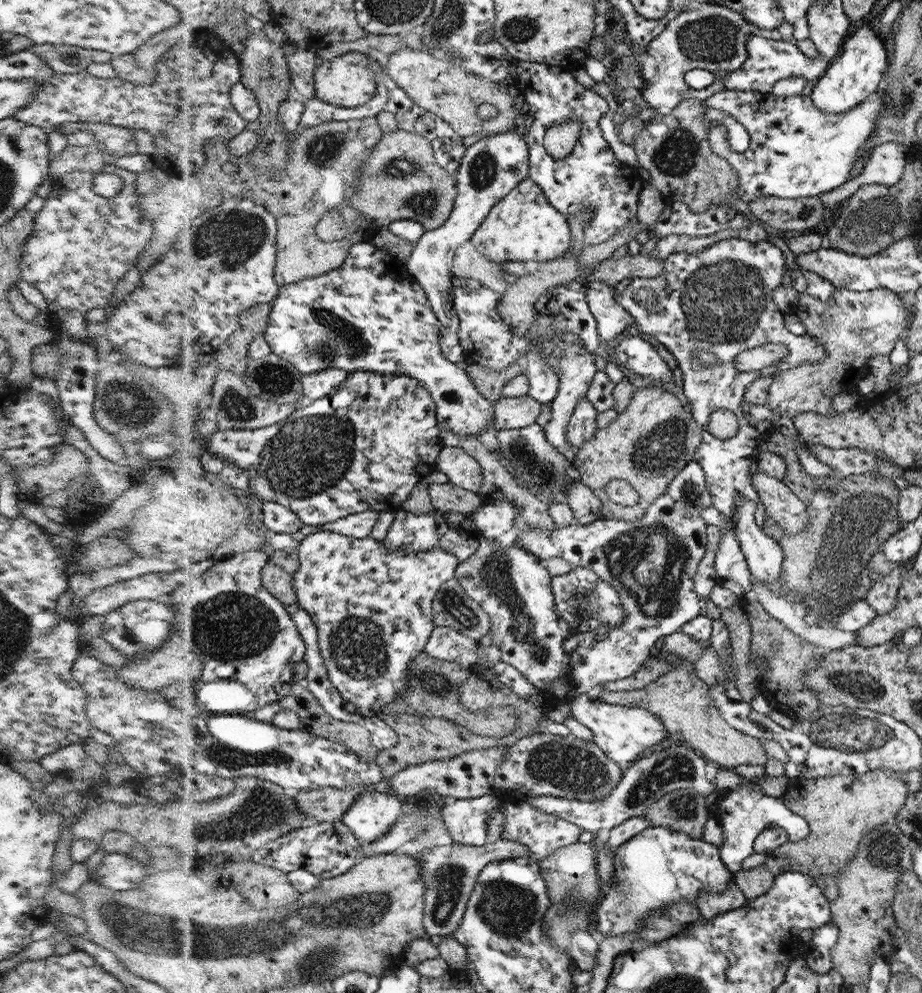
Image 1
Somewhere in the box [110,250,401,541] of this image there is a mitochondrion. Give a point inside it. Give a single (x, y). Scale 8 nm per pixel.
(305, 456)

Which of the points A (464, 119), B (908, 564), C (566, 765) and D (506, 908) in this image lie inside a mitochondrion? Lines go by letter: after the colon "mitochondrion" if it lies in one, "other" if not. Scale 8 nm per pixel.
A: other
B: other
C: mitochondrion
D: mitochondrion

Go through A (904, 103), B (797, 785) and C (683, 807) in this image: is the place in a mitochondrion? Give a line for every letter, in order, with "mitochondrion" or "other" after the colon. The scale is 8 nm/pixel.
A: mitochondrion
B: other
C: mitochondrion

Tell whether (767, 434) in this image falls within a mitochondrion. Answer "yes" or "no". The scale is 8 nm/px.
no

